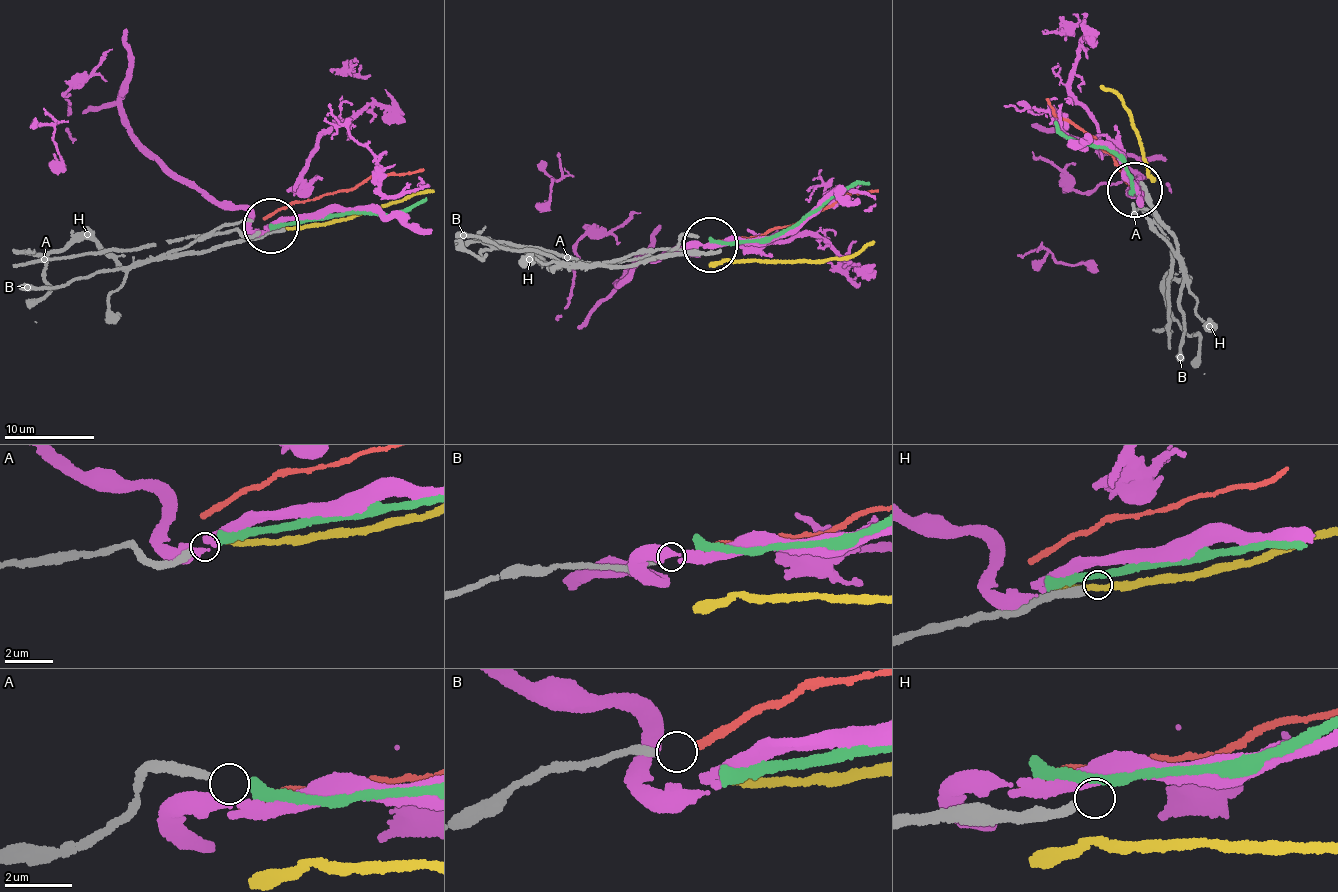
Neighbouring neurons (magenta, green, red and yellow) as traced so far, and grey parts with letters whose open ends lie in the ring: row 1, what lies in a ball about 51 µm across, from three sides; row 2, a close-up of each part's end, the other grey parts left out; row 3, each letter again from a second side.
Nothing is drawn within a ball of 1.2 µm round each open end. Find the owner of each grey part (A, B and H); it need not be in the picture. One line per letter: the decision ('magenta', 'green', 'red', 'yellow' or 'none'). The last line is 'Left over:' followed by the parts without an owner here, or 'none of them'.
A: green
B: red
H: none
Left over: H

